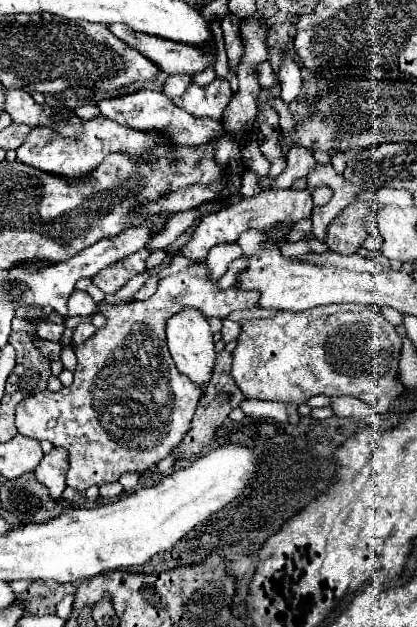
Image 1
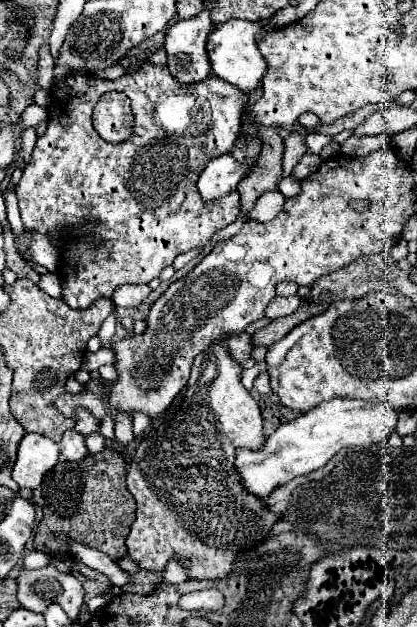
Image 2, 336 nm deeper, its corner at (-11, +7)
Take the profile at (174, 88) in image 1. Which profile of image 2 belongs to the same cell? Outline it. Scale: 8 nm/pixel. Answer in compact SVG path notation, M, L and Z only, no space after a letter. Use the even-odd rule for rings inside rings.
M205 8L199 16L175 22L167 30L167 66L179 82L201 82L211 74L211 64L205 48L211 28L213 24Z

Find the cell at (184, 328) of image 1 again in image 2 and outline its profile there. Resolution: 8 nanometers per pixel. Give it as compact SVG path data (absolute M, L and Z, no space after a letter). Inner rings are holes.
M211 344L205 352L201 352L195 362L193 362L193 370L191 370L191 378L185 386L185 392L181 396L181 402L175 406L177 412L173 414L173 408L167 410L167 414L163 414L161 418L153 420L155 424L151 426L149 434L143 436L143 440L139 442L129 466L127 466L127 488L129 492L133 494L135 502L137 502L137 520L133 522L131 526L131 532L127 536L127 552L129 552L129 558L133 562L137 562L139 568L147 570L147 572L165 572L167 568L167 562L169 560L177 560L177 562L183 562L183 566L187 568L187 578L189 580L223 580L227 578L231 572L233 572L233 564L237 560L237 556L243 552L243 550L249 550L249 548L255 548L257 544L265 542L269 536L271 536L271 526L275 526L275 522L281 518L281 514L277 512L271 512L267 510L267 498L259 498L255 494L251 494L245 486L243 486L243 480L239 478L239 472L235 472L235 452L239 448L251 448L251 450L261 450L263 448L263 442L265 442L265 436L263 436L263 430L261 430L261 410L257 406L257 402L251 398L251 394L243 388L243 384L239 382L241 380L241 368L239 364L235 364L229 356L229 352L225 350L225 346L219 346L219 344Z

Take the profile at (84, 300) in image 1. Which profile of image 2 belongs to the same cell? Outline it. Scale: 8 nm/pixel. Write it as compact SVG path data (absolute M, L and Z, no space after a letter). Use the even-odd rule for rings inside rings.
M130 285L117 288L113 296L113 304L123 308L137 308L147 296L151 288L148 285Z

